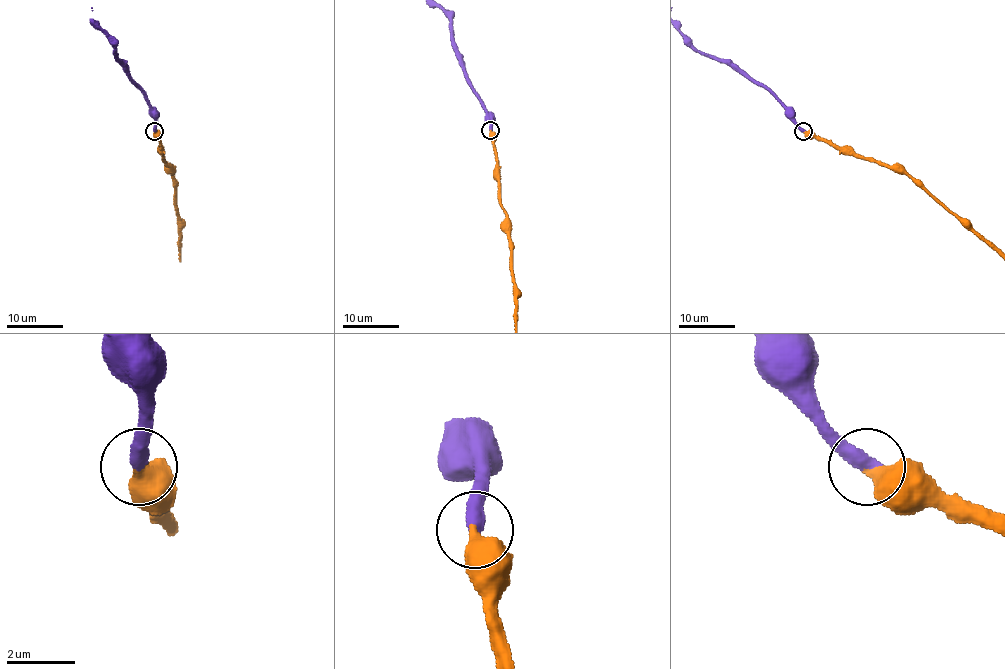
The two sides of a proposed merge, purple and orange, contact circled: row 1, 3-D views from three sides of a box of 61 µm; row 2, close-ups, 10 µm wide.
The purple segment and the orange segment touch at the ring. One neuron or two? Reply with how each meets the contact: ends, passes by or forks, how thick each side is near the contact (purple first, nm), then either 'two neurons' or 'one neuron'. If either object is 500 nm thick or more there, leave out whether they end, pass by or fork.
calibres 440 and 500 nm; one neuron

